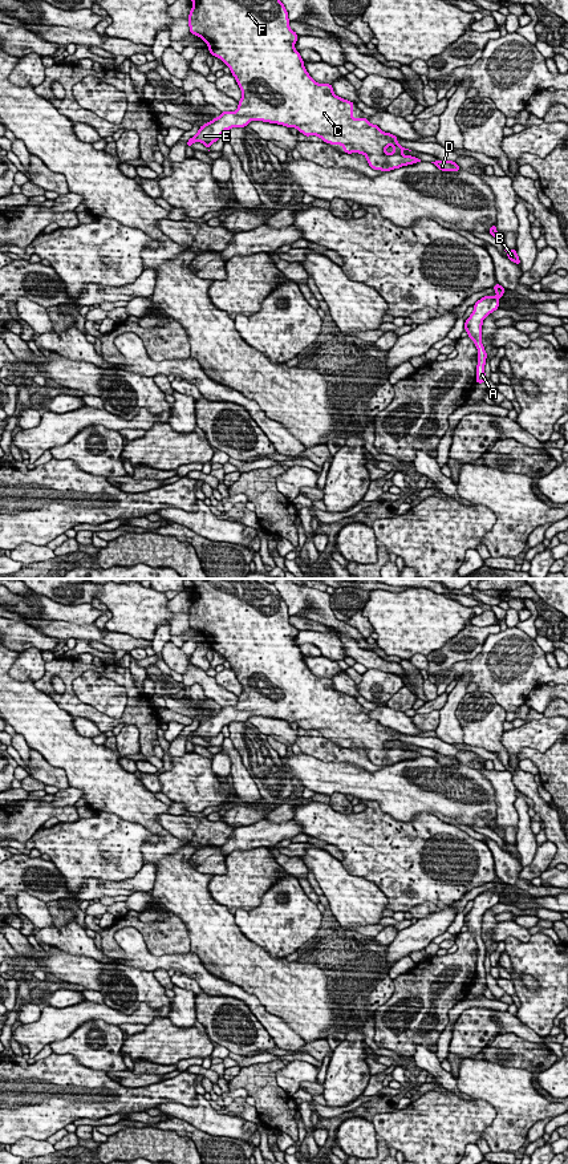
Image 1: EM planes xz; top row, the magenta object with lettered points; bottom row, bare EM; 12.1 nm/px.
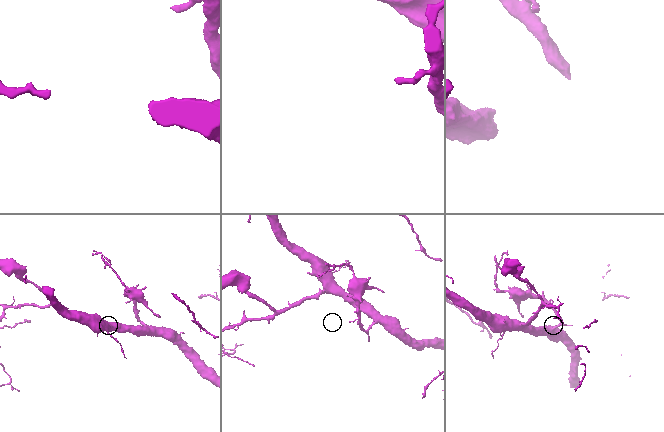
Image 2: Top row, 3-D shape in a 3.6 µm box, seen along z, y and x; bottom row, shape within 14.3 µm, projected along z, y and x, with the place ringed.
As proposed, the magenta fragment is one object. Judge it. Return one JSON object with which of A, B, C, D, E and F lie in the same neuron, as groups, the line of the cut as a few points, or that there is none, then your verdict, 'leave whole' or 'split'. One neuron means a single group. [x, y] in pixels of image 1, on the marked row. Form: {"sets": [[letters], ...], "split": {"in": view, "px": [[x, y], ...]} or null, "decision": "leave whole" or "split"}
{"sets": [["A", "B", "C", "D", "E", "F"]], "split": null, "decision": "leave whole"}

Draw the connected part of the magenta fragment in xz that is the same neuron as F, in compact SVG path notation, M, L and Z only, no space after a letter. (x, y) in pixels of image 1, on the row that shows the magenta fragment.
M280 0L191 1L190 33L200 37L210 53L231 69L242 90L242 100L236 111L222 111L218 118L200 126L186 146L200 142L210 149L223 131L248 126L251 121L263 121L296 127L305 137L316 135L325 143L341 145L348 154L364 154L374 170L390 171L421 162L410 154L402 154L409 149L399 146L395 135L382 131L364 117L354 119L354 102L337 97L330 84L319 84L309 76L304 60L295 49L299 36L289 28L288 11Z

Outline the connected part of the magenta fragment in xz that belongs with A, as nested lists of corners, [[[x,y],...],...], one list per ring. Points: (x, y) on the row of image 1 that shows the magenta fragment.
[[[495,284],[494,289],[496,296],[484,296],[474,304],[474,311],[470,317],[464,323],[464,330],[478,349],[478,365],[476,365],[476,384],[486,382],[484,365],[487,353],[484,346],[482,345],[482,325],[486,316],[492,313],[499,308],[499,299],[503,297],[506,289],[500,284]]]

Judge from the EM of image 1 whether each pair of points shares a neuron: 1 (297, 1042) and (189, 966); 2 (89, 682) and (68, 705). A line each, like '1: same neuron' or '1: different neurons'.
1: same neuron
2: different neurons

